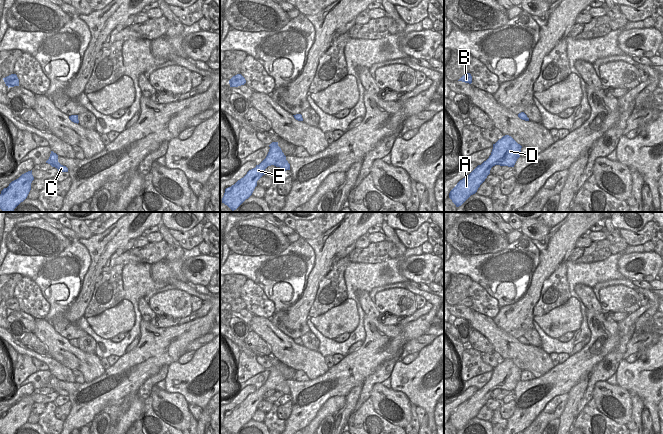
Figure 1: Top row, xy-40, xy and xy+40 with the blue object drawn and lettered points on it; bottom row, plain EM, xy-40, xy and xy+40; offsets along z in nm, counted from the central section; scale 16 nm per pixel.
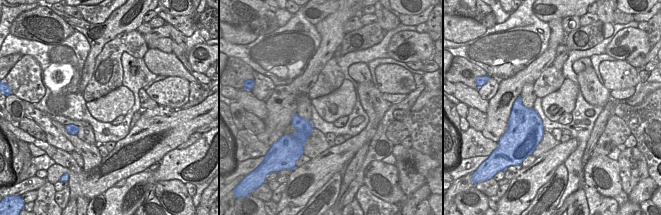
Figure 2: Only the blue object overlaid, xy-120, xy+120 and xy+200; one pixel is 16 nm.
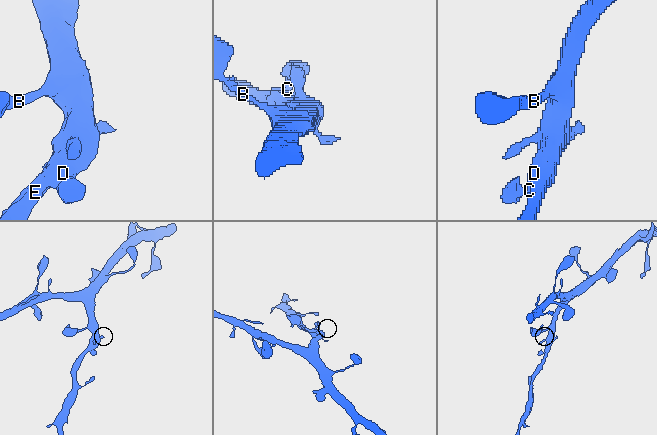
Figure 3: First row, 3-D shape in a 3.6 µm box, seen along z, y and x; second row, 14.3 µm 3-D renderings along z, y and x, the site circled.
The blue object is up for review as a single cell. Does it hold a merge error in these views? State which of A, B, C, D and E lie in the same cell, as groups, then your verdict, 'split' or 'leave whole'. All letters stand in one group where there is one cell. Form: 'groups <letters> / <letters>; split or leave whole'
groups A B C D E; leave whole

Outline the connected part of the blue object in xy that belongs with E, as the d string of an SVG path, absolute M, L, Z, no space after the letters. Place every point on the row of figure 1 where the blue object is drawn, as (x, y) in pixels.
M272 142L269 147L270 149L266 158L259 165L249 170L247 174L234 185L225 189L222 203L227 205L232 211L236 210L252 195L257 186L257 181L265 175L265 169L268 166L274 165L282 168L284 171L290 170L290 164L278 146L278 142Z

